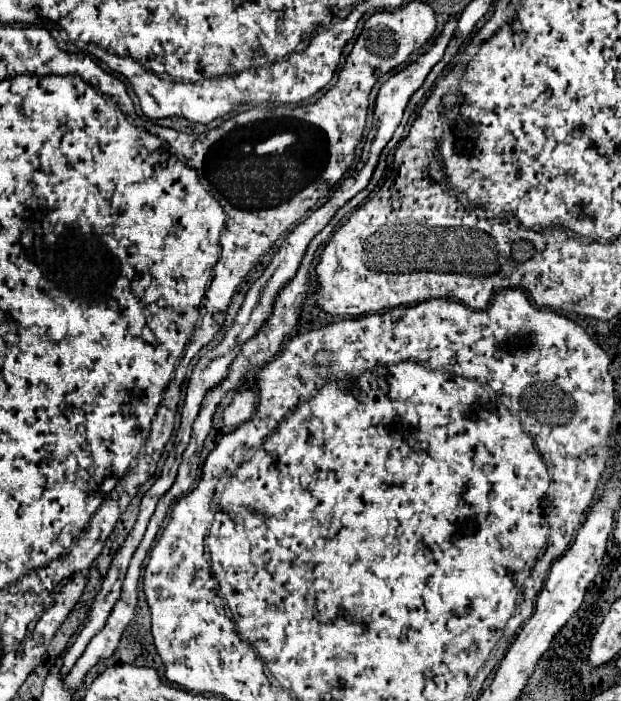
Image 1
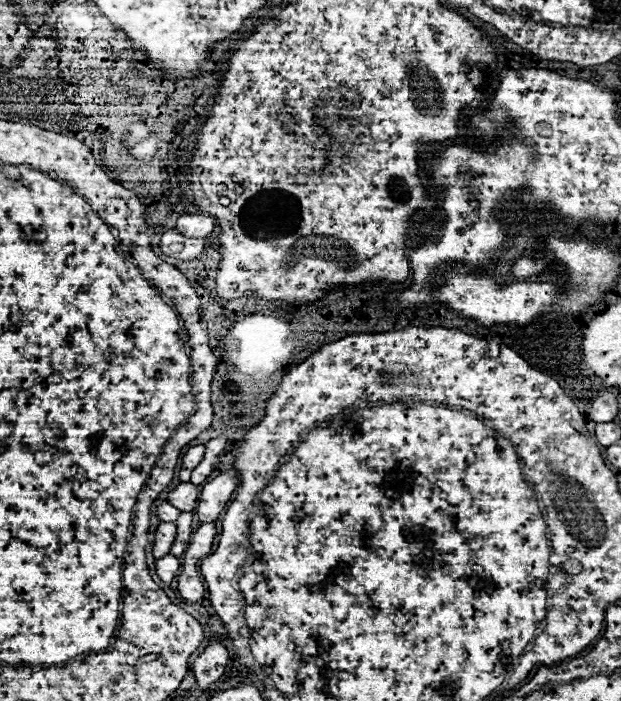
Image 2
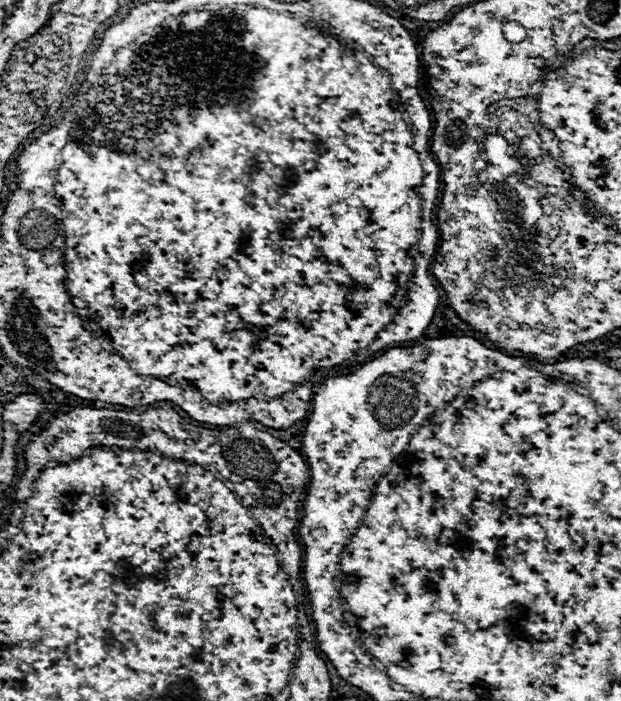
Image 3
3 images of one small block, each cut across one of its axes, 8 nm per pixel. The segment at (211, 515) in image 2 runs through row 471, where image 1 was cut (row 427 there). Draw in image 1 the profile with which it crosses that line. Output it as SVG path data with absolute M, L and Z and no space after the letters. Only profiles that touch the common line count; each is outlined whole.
M250 388L238 392L234 396L232 404L224 410L224 424L230 430L236 428L236 426L240 426L242 422L246 422L252 416L254 408L256 408L256 394Z

